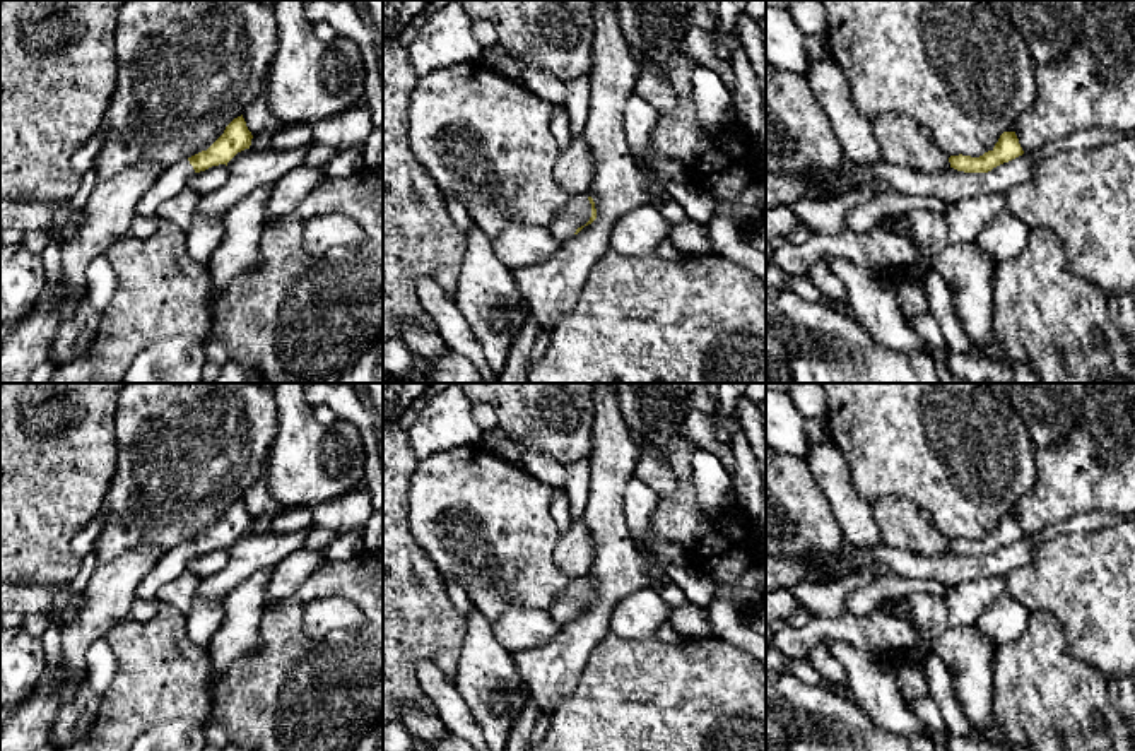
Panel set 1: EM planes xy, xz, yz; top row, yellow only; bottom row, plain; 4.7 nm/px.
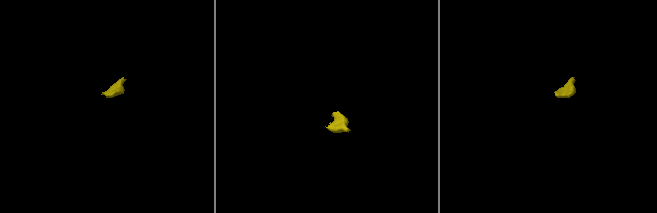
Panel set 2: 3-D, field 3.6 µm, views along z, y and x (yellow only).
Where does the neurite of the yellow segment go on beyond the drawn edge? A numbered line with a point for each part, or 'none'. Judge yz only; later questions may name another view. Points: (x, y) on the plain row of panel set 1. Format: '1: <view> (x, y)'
none

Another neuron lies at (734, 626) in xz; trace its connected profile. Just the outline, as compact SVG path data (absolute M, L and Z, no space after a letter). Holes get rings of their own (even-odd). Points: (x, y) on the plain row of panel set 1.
M716 602L706 607L706 611L716 631L716 638L766 662L766 636L752 630L747 614L735 611L728 602Z

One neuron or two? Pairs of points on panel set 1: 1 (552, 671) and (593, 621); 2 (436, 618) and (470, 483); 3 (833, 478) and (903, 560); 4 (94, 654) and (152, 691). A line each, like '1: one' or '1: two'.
1: one
2: two
3: two
4: two

